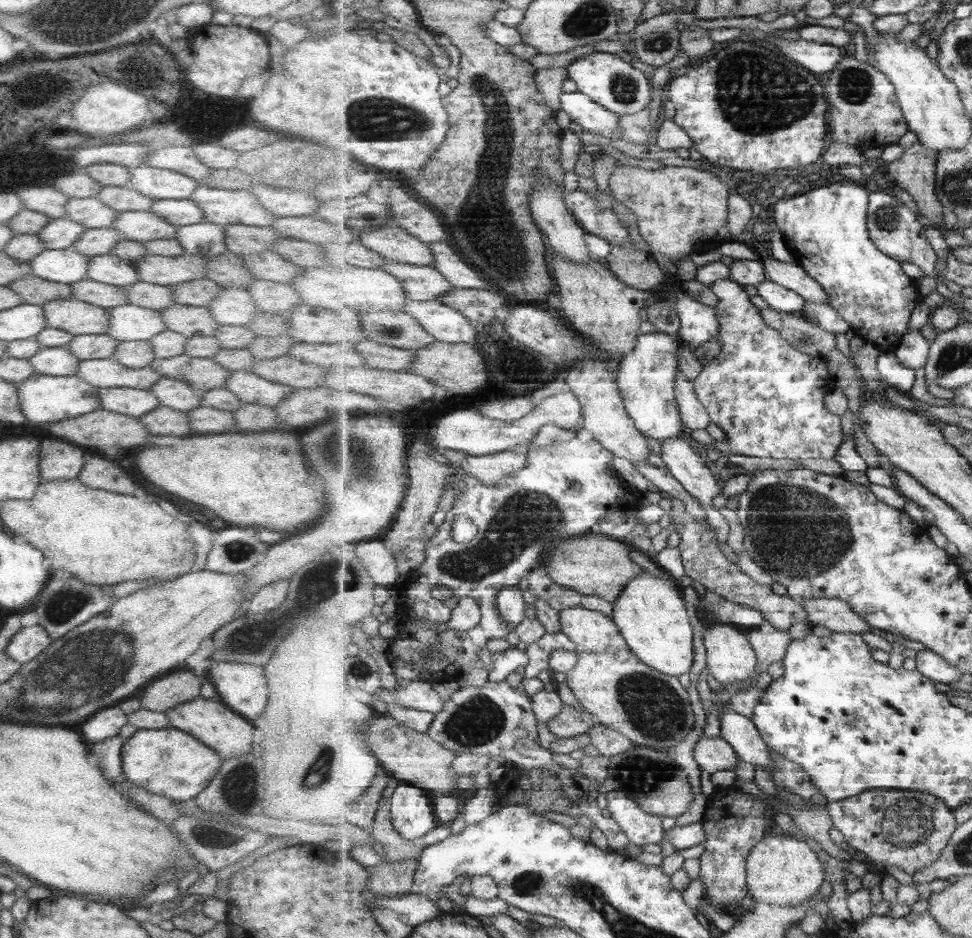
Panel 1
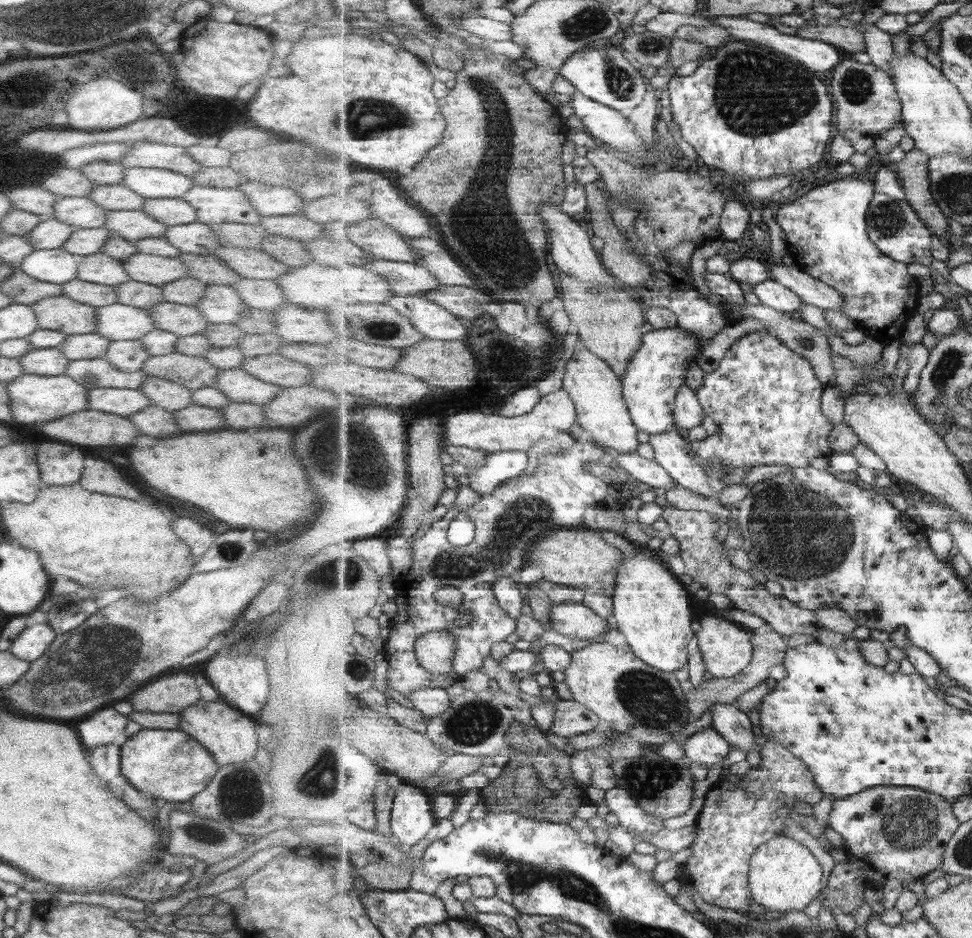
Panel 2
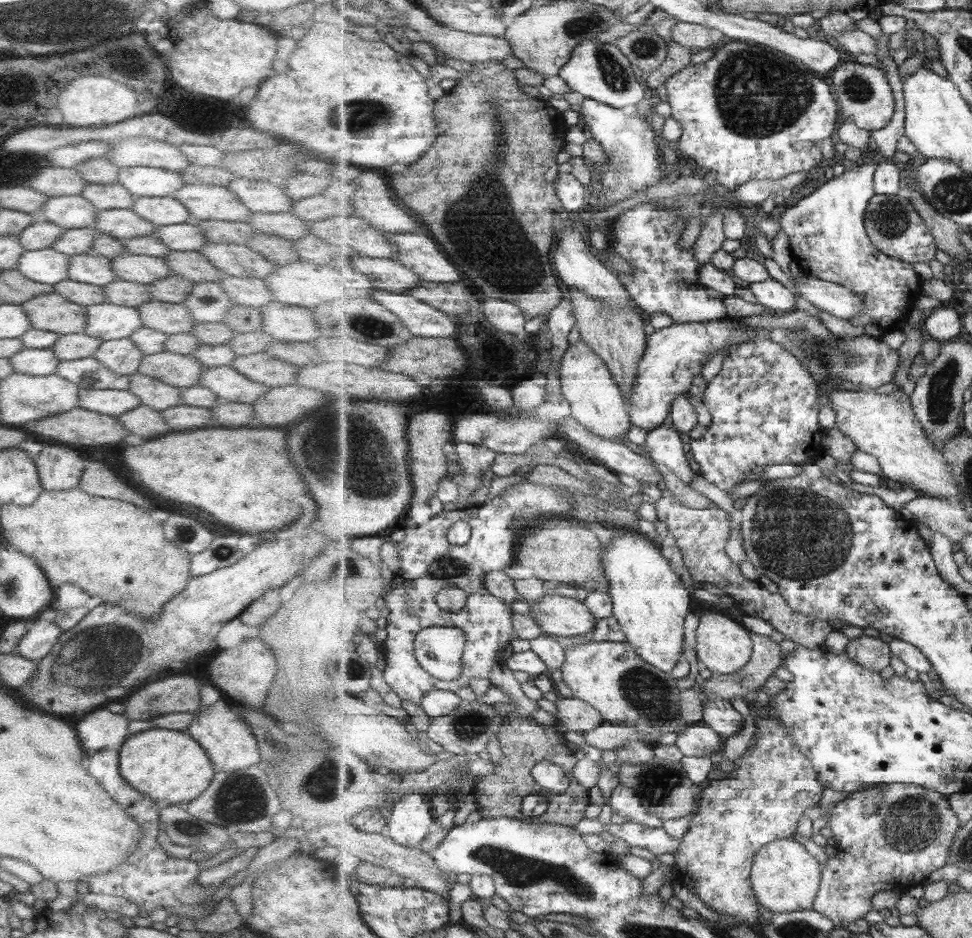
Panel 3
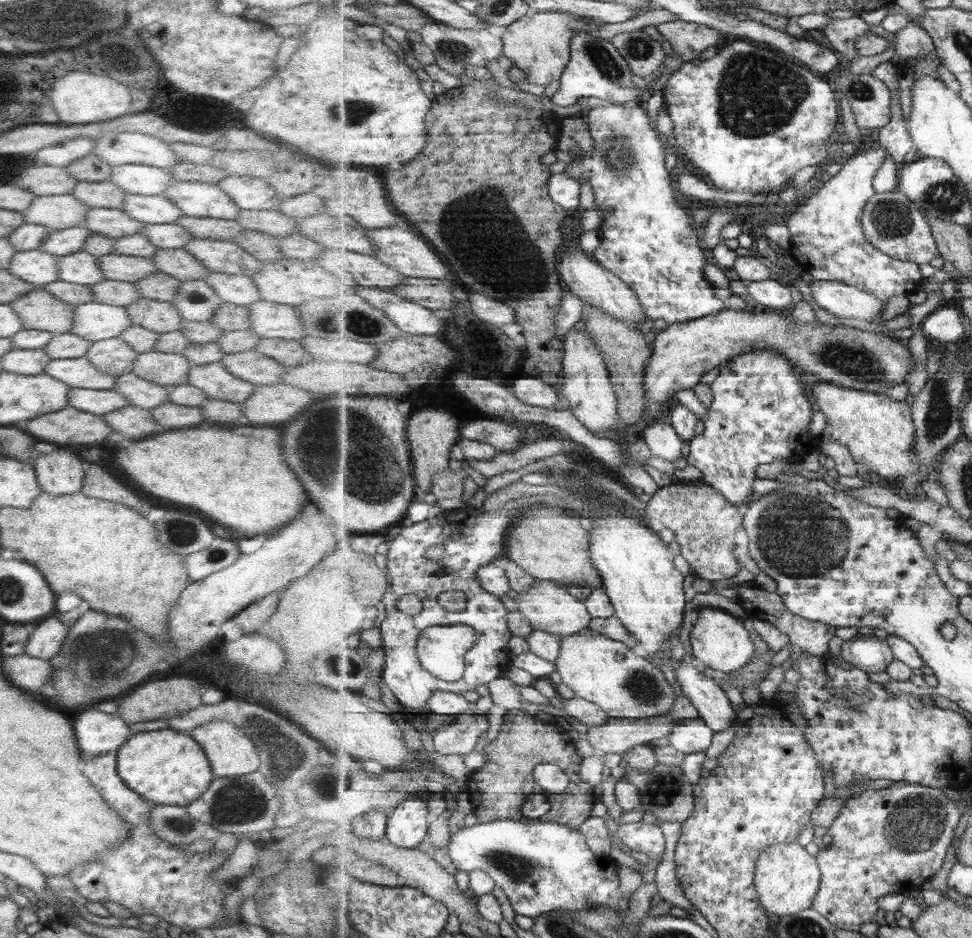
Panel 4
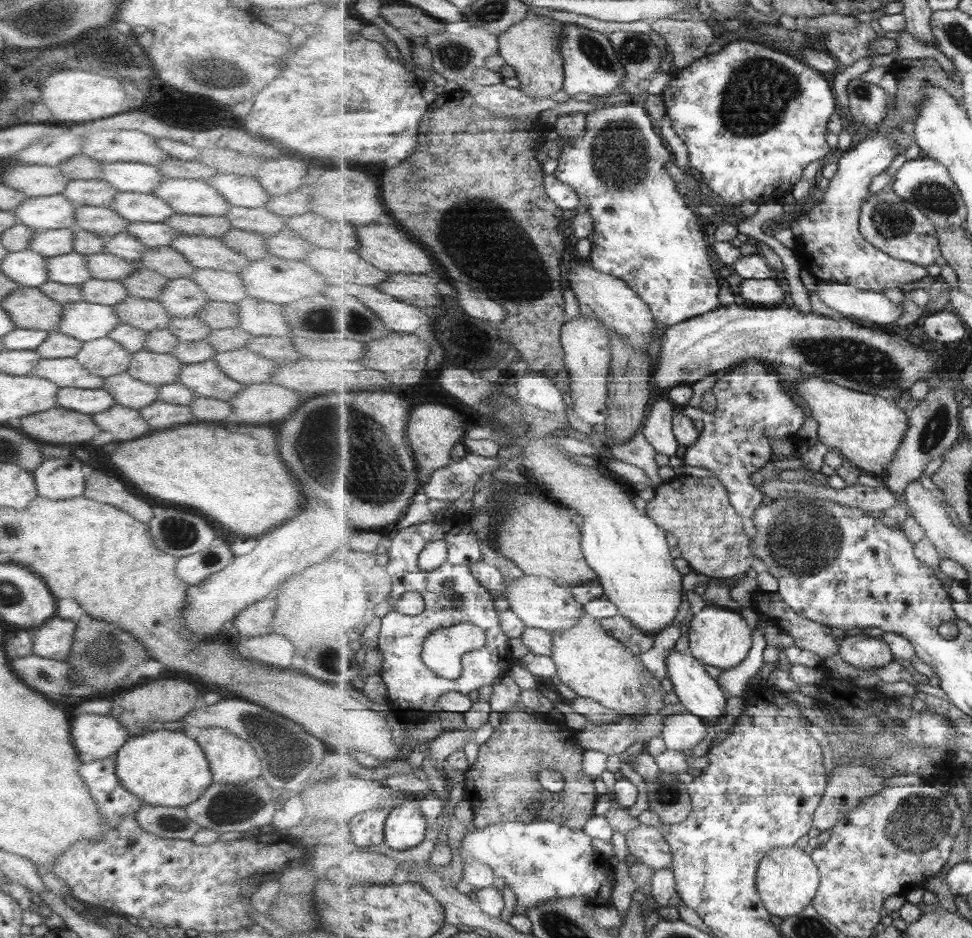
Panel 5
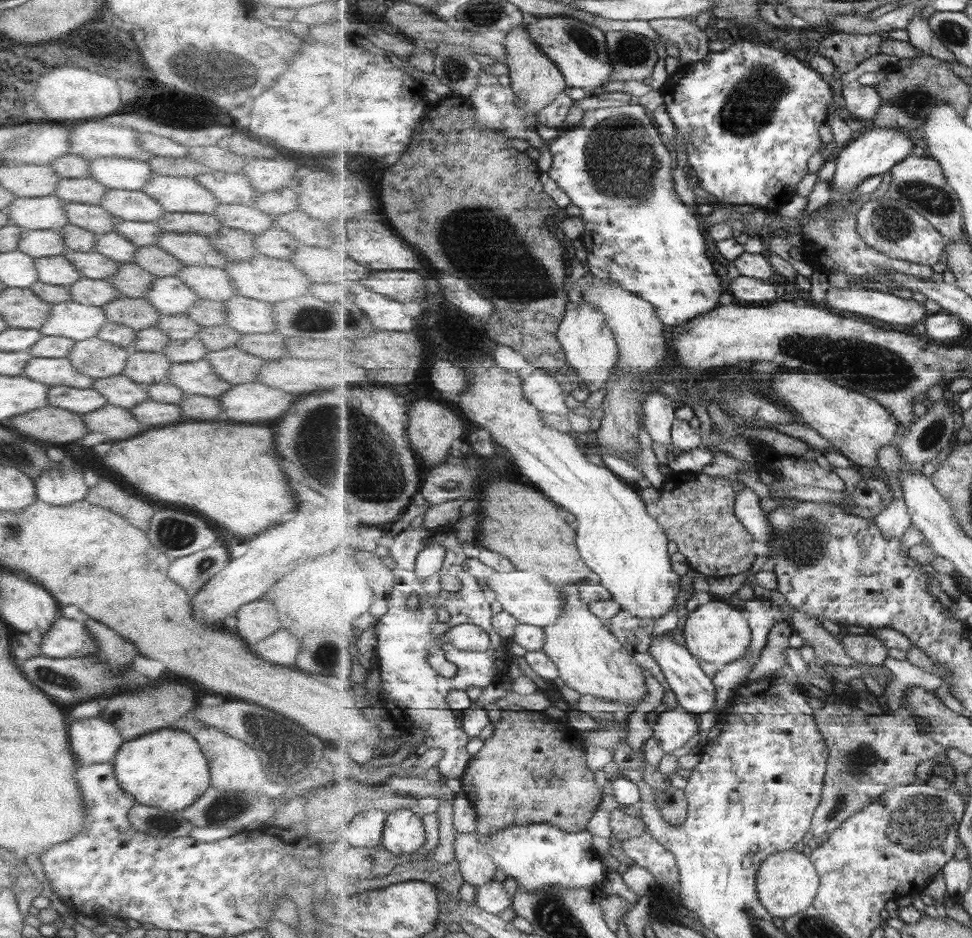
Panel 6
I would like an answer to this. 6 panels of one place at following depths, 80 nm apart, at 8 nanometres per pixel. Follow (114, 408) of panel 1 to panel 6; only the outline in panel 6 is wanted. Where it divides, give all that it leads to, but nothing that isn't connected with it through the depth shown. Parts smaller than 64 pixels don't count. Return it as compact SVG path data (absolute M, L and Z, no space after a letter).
M48 386L46 401L53 408L61 408L77 415L87 414L106 404L103 396L95 392L95 389L68 386Z

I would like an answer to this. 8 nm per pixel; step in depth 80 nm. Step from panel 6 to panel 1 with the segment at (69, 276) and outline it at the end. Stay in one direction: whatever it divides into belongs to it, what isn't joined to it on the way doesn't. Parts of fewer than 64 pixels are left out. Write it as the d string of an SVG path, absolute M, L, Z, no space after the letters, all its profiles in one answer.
M111 254L89 257L85 279L121 288L139 281L133 262Z

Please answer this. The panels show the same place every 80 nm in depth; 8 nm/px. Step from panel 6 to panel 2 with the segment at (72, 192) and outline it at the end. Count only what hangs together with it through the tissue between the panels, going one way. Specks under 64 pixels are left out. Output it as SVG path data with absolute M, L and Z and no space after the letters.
M121 184L111 186L95 185L88 196L97 207L103 211L117 210L141 210L141 204L145 202L141 196L137 196Z

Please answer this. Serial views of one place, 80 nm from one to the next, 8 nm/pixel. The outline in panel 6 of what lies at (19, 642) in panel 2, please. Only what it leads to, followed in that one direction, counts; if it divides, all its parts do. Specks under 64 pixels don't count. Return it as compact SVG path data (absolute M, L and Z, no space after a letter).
M63 616L53 621L38 645L40 653L47 658L87 657L96 652L96 644L83 621Z

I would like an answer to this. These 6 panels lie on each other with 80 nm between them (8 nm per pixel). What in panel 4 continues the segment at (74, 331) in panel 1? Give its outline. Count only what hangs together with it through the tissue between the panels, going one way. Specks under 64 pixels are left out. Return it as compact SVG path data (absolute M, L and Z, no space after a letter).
M42 287L23 293L8 305L19 317L23 329L51 335L69 333L72 305L57 300Z

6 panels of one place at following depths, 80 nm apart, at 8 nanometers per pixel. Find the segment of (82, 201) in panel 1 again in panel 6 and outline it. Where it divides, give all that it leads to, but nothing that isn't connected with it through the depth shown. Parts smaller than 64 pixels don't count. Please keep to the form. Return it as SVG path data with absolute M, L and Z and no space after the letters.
M53 194L39 198L15 198L11 204L3 210L7 217L8 226L17 226L21 231L25 230L53 230L58 231L61 226L67 224L65 219L65 204L61 203Z

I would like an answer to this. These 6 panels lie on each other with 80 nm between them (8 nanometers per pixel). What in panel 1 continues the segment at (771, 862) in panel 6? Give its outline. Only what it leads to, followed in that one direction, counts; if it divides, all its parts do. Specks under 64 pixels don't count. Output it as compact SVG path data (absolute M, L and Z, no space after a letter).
M767 835L747 859L748 887L756 902L773 906L799 906L811 900L825 882L825 872L819 856L807 841L795 836Z

